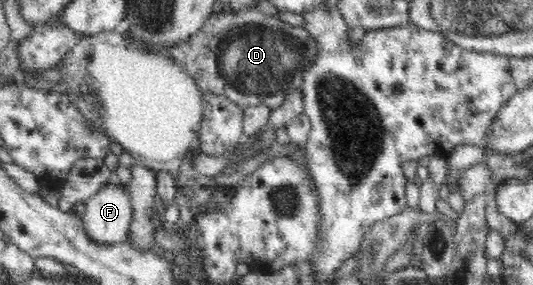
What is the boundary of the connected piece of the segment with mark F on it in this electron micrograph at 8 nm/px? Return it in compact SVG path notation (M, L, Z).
M106 183L85 202L81 221L96 243L116 244L128 240L132 213L127 187Z

